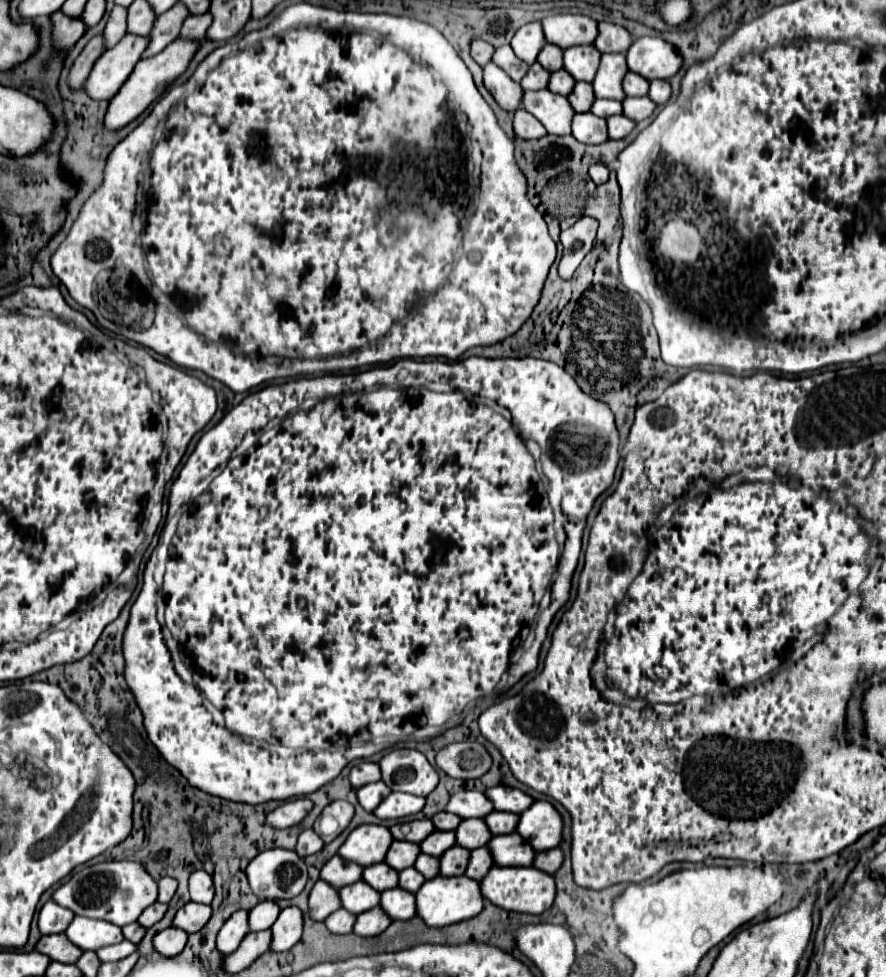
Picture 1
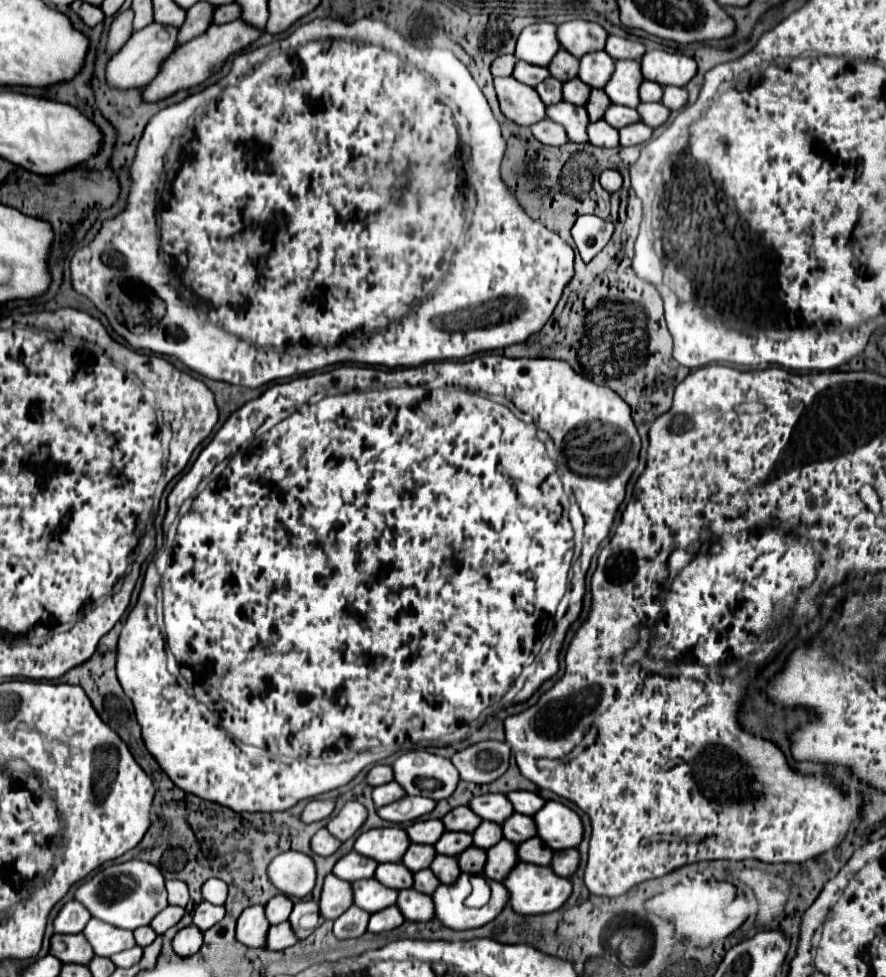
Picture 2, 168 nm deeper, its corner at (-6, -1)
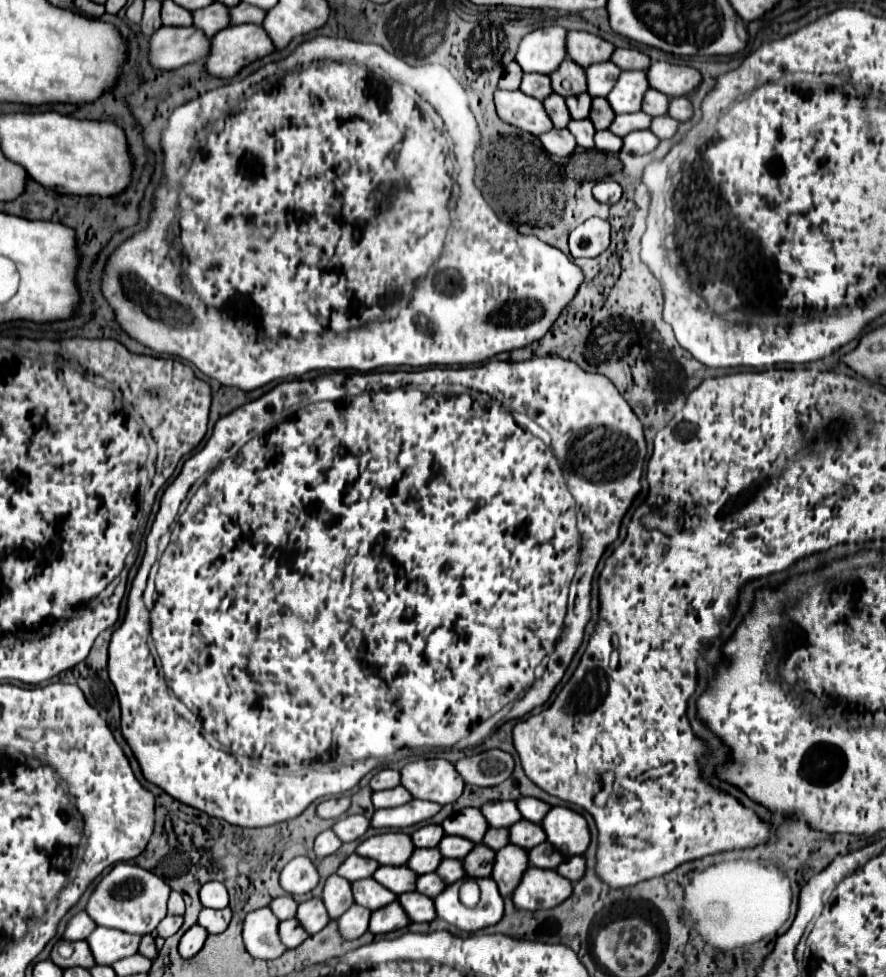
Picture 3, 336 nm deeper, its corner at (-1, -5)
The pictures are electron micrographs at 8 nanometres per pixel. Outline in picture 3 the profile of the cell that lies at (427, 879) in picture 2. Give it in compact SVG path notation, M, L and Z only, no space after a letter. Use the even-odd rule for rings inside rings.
M434 872L432 874L424 874L424 876L418 876L418 880L416 880L416 890L420 894L430 896L430 898L436 898L444 890L444 886L446 884Z

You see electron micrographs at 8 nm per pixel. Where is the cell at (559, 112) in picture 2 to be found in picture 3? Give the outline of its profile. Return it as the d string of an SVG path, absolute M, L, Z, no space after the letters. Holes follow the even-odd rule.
M588 118L584 120L570 120L568 122L568 130L572 132L572 136L576 138L576 144L582 148L594 148L594 126Z

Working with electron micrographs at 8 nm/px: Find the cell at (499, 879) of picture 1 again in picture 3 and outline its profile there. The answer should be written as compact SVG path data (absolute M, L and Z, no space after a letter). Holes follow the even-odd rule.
M528 868L512 892L512 902L520 910L548 910L562 904L572 894L572 882L556 870Z

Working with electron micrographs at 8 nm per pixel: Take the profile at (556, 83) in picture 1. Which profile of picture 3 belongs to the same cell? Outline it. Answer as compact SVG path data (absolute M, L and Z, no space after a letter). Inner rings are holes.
M586 92L576 94L576 96L568 96L568 98L566 98L566 106L568 106L568 110L570 110L570 116L576 118L576 120L588 118L590 102L592 102L592 98L590 98Z

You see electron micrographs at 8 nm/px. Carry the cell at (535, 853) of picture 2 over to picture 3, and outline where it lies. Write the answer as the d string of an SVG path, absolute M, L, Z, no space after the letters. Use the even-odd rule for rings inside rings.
M542 842L532 850L528 850L528 860L530 860L530 866L536 866L536 868L556 868L564 860L564 856L552 844Z

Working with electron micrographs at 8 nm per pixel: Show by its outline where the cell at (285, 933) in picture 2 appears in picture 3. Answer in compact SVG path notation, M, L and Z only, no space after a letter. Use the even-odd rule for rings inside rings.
M294 918L280 922L278 934L280 934L280 940L284 942L286 948L296 948L296 946L300 946L308 938L308 934L304 932L304 928Z

